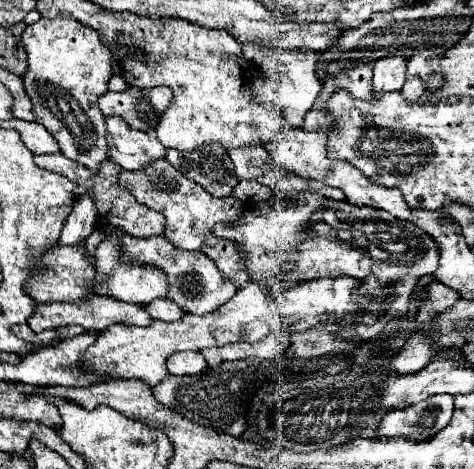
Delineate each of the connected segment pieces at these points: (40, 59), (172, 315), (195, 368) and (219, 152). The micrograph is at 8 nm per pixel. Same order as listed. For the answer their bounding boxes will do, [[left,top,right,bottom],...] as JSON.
[[20,17,112,173],[146,299,184,321],[168,351,206,375],[166,143,238,197]]

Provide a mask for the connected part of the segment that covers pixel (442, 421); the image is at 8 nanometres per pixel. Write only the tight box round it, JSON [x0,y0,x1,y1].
[376,397,454,441]

